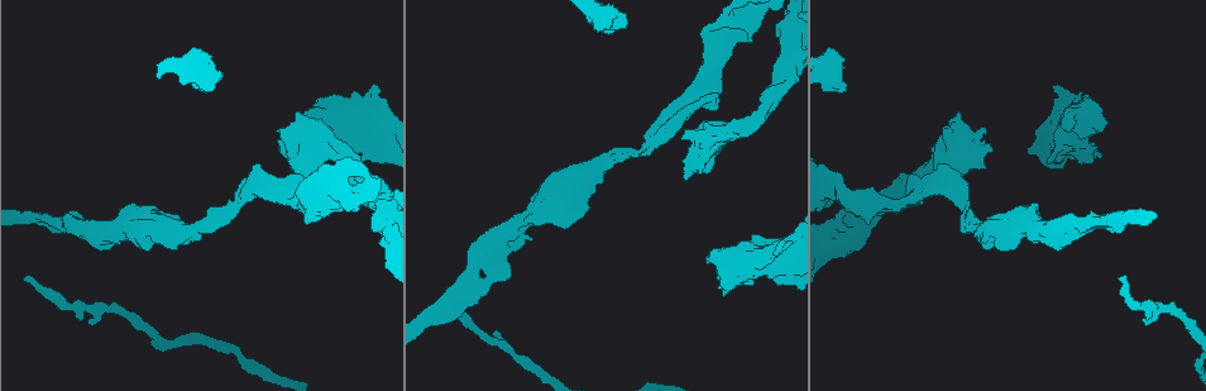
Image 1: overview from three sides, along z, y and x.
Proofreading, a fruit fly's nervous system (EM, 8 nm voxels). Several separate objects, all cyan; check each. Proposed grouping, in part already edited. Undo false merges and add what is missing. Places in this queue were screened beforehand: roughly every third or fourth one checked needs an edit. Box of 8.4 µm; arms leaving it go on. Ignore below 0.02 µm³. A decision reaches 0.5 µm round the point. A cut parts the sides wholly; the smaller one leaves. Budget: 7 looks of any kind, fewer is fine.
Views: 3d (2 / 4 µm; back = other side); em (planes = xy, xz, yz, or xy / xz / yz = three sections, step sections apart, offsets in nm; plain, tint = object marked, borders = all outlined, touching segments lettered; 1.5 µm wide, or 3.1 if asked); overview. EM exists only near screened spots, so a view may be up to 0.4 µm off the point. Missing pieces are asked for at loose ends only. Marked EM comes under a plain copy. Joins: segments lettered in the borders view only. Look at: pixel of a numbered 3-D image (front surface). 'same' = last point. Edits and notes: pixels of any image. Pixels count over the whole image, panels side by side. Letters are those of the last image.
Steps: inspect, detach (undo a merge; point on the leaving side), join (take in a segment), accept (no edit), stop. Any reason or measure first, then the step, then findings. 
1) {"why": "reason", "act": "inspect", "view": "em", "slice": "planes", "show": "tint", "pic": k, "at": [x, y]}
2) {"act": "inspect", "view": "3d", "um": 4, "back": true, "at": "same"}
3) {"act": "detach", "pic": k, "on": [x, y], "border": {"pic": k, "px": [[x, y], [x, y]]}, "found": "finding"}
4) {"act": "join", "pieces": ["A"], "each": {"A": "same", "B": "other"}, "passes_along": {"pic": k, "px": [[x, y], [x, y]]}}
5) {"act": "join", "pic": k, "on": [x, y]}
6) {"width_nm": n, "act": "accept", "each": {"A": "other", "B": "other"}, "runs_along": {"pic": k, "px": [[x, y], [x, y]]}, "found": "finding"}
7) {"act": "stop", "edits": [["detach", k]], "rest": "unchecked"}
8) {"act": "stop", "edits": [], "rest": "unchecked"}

{"why": "an open end", "act": "inspect", "view": "3d", "um": 2, "pic": 1, "at": [350, 184]}

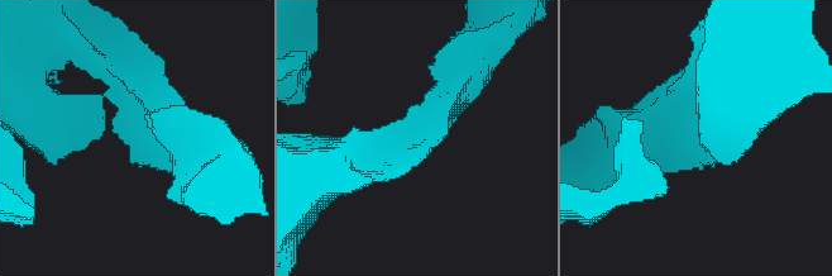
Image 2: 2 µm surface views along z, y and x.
{"arm_widths_nm": [220, 300], "why": "shape alone is not enough", "act": "inspect", "view": "em", "slice": "xz", "step": 4, "show": "borders", "pic": 2, "at": [125, 138]}

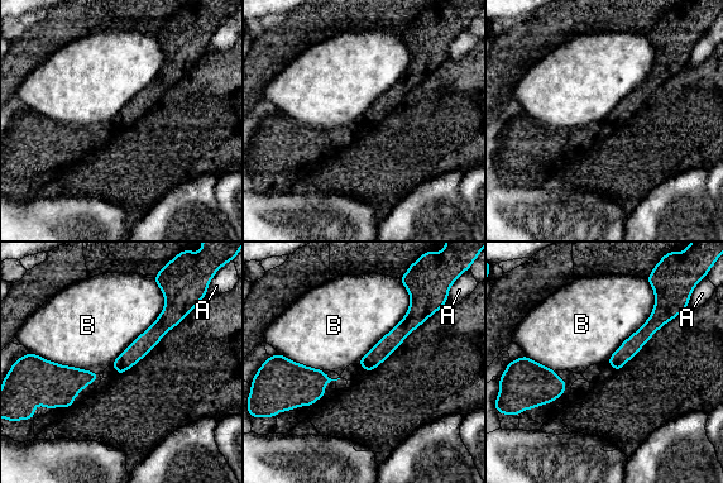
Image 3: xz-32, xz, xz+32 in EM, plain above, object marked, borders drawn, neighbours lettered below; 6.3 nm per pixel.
{"act": "inspect", "view": "em", "slice": "planes", "show": "borders", "at": "same"}

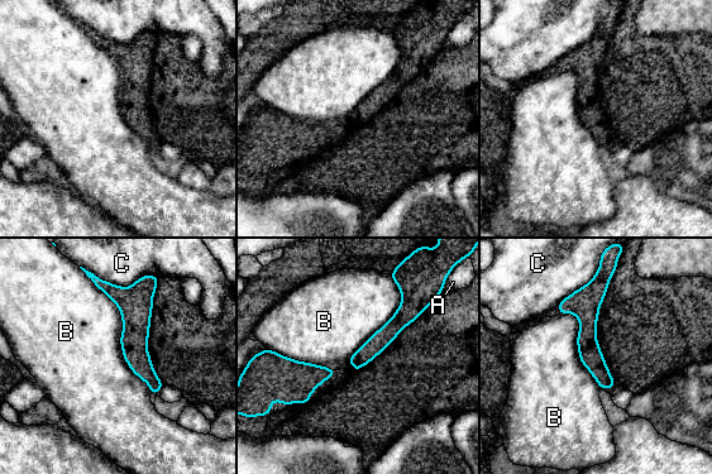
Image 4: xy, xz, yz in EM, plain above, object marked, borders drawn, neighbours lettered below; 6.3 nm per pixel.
{"act": "accept", "each": {"A": "other", "B": "other", "C": "other"}, "runs_along": {"pic": 4, "px": [[106, 286], [154, 391]]}, "found": "none of them fits"}

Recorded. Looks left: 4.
{"why": "branch stops here", "act": "inspect", "view": "em", "slice": "xy", "step": 4, "show": "tint", "pic": 1, "at": [958, 113]}

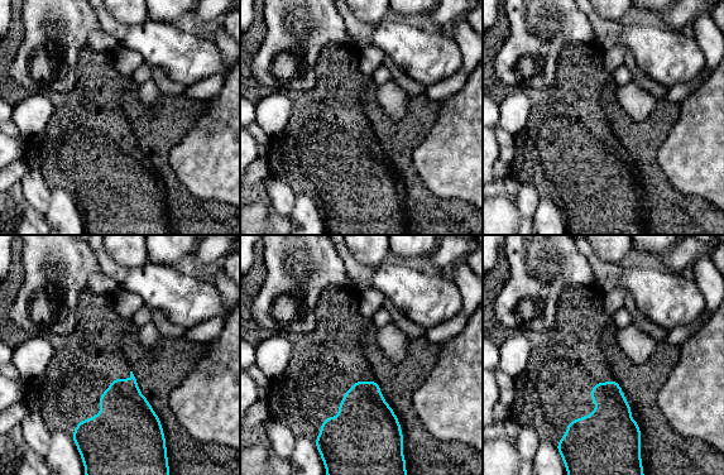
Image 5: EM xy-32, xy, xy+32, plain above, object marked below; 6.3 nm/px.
{"why": "cut it another way", "act": "inspect", "view": "em", "slice": "yz", "step": 8, "show": "borders", "at": "same"}

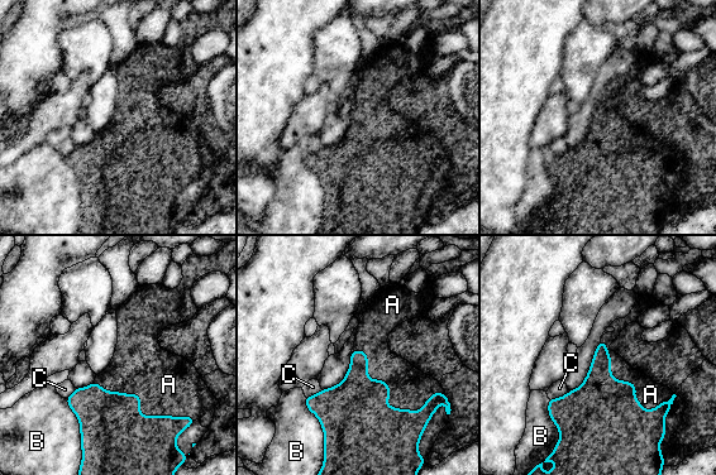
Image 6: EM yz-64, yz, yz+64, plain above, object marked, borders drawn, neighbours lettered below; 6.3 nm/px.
{"act": "join", "pieces": ["A"], "each": {"A": "same", "B": "other", "C": "other"}, "found": "it goes on there"}

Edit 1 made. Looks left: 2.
{"act": "stop", "edits": [["join", 6]], "rest": "unchecked"}

